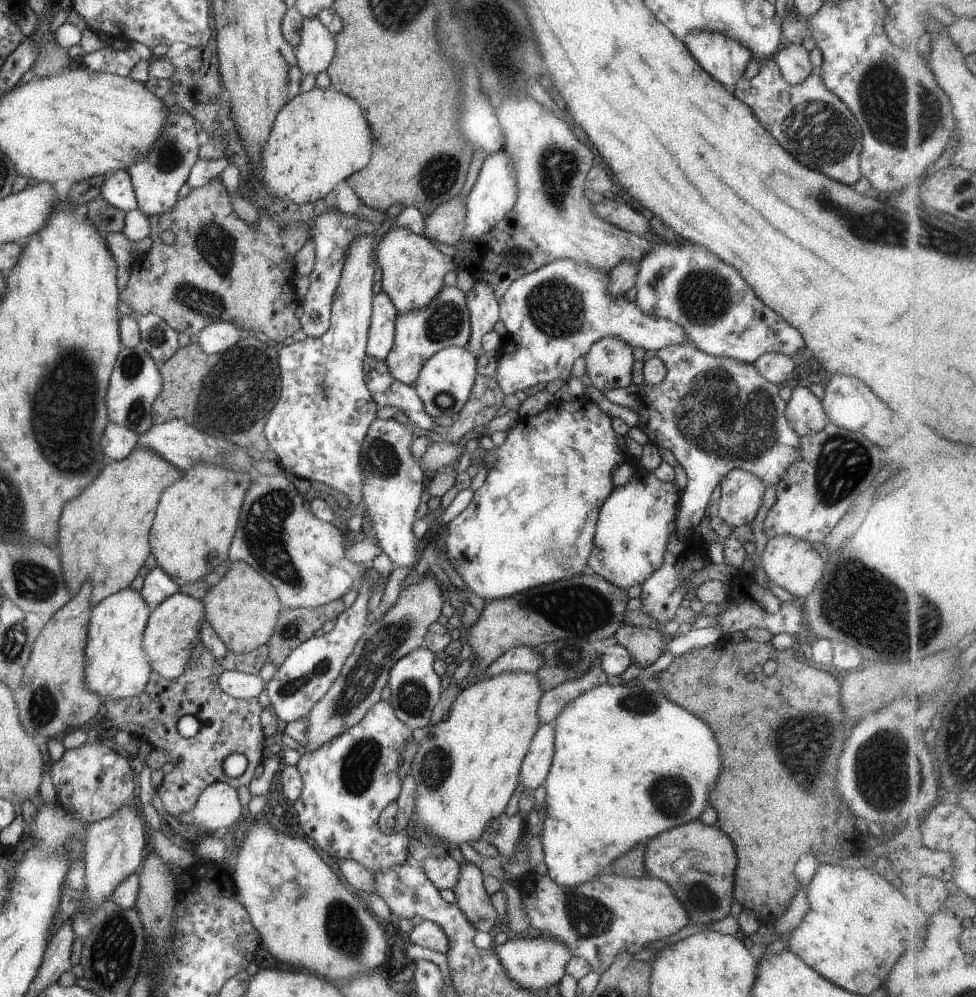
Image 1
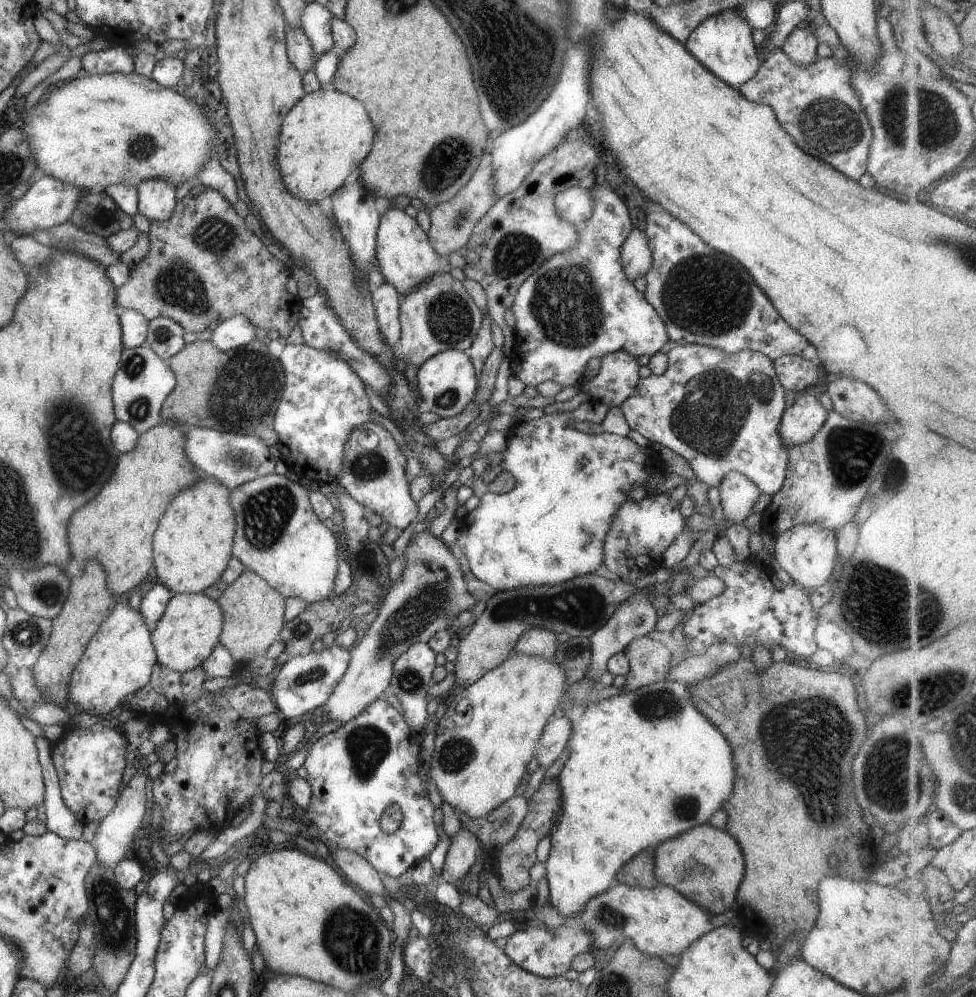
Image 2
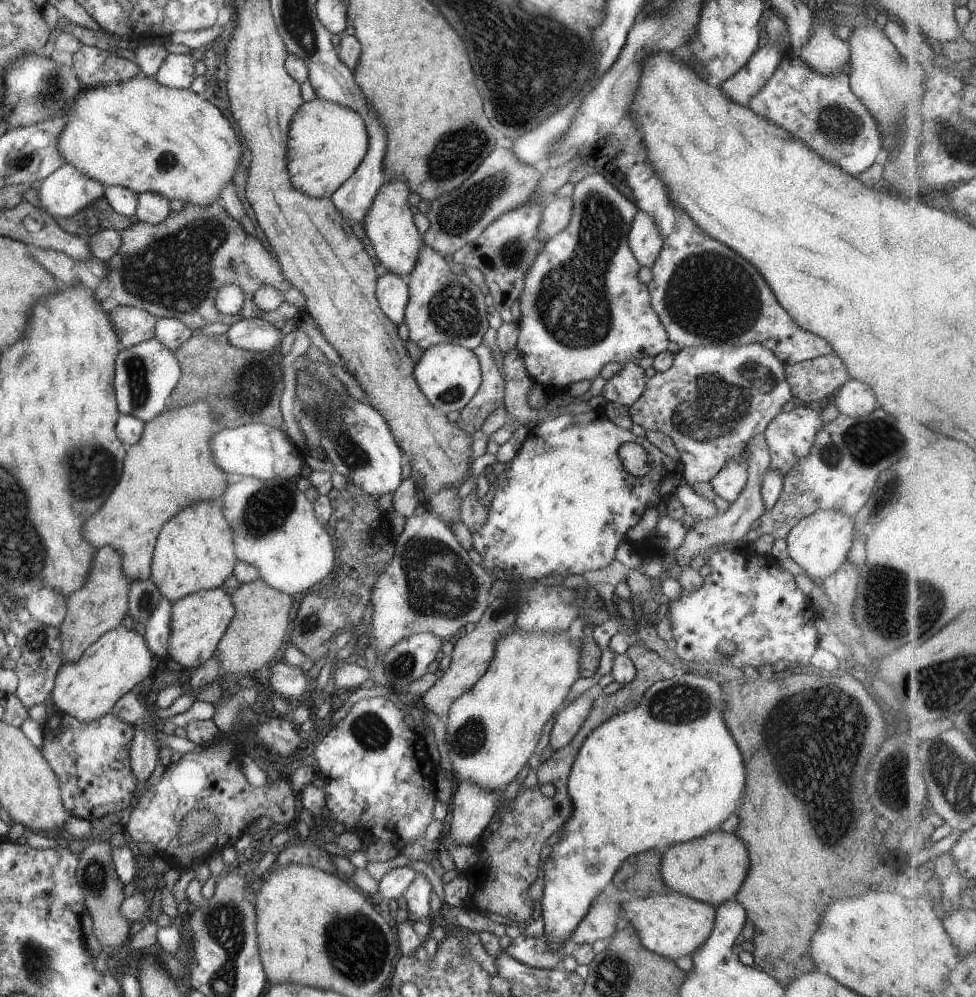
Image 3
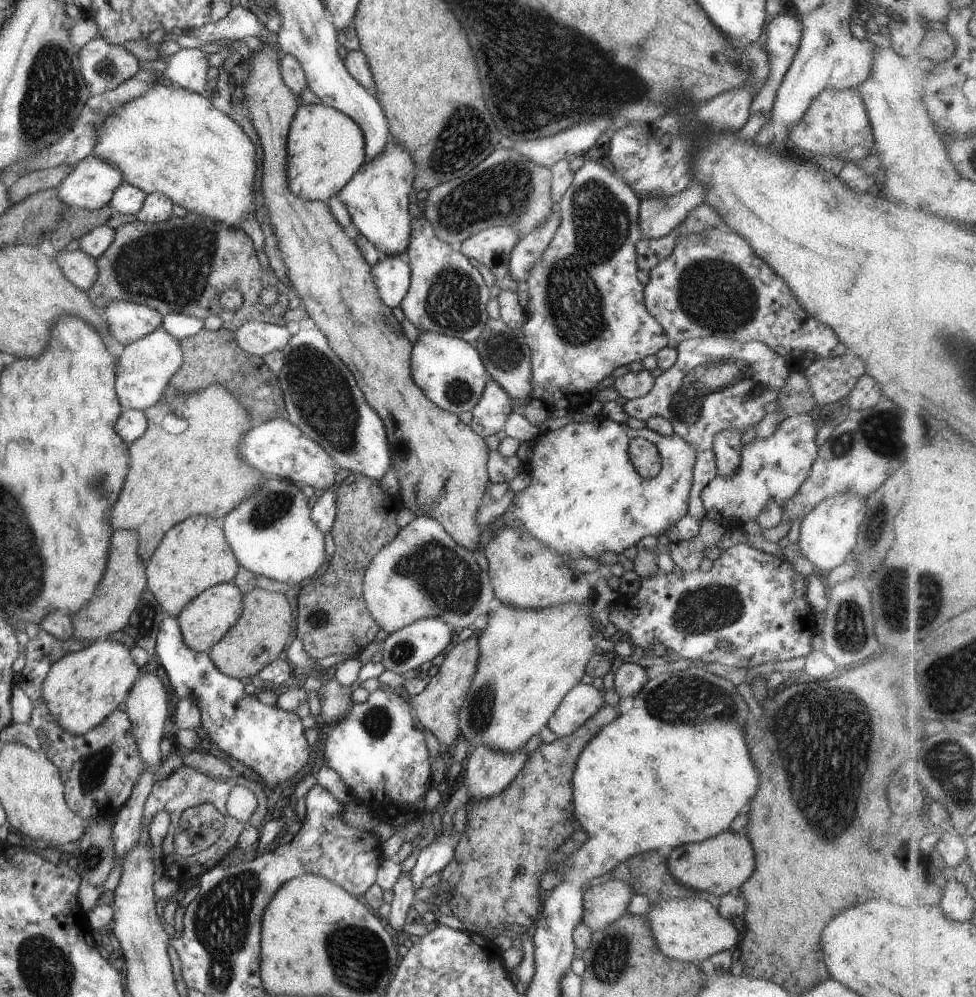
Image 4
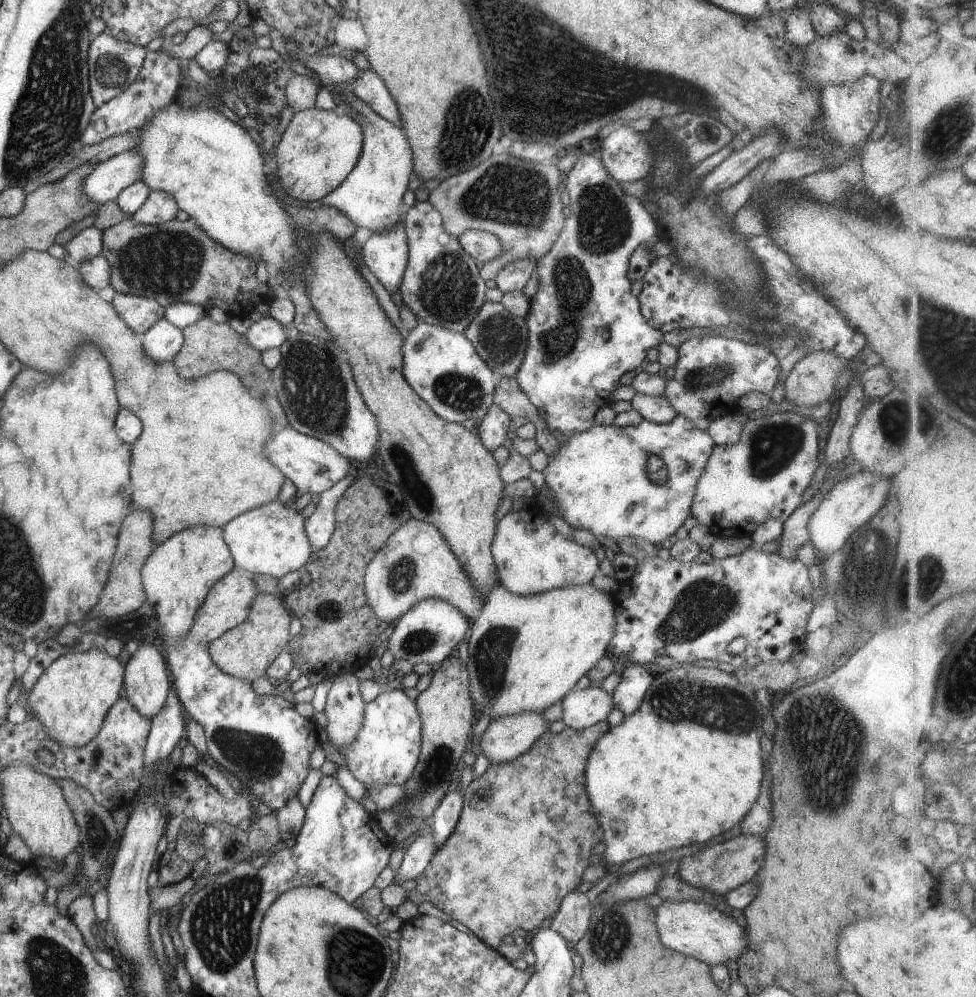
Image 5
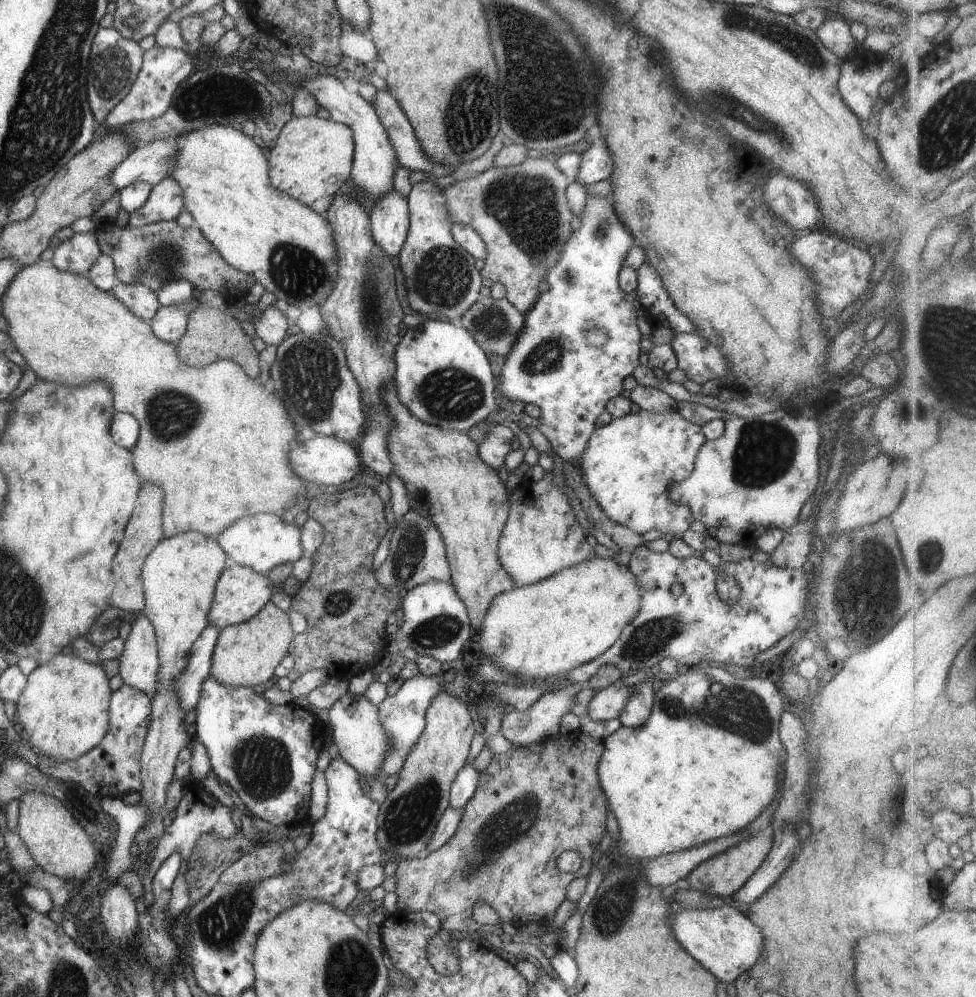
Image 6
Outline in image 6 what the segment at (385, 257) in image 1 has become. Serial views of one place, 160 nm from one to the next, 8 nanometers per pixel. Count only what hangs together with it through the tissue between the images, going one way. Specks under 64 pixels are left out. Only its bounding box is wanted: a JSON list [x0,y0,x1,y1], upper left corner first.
[295,75,399,203]

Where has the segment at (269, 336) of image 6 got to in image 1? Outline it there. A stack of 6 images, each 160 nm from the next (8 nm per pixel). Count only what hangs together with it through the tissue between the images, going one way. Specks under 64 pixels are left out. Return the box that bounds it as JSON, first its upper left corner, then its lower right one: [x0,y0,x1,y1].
[197,322,240,354]

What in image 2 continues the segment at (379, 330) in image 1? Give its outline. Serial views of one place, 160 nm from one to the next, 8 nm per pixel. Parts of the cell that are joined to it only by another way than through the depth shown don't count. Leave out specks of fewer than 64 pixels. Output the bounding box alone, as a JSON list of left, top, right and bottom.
[371,281,402,347]

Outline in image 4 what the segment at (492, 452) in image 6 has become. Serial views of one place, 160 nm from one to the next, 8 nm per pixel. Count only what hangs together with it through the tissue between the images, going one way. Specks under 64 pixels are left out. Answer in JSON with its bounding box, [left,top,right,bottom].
[470,380,513,438]

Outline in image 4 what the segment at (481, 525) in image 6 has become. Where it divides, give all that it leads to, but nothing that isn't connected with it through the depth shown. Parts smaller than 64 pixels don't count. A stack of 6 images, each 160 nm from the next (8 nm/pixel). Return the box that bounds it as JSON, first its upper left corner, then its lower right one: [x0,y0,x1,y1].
[243,42,489,553]

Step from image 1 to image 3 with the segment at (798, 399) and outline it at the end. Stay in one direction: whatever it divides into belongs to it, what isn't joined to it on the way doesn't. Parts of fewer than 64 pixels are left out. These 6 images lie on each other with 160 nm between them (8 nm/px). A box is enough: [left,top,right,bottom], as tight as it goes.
[762,404,821,478]

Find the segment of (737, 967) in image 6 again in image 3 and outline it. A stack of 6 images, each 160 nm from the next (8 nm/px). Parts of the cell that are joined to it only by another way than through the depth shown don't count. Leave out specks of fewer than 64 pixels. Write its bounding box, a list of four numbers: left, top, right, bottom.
[620,892,715,959]

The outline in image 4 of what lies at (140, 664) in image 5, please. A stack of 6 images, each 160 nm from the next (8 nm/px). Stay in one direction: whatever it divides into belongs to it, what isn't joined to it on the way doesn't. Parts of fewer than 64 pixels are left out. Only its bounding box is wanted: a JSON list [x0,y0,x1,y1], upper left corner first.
[122,673,170,767]

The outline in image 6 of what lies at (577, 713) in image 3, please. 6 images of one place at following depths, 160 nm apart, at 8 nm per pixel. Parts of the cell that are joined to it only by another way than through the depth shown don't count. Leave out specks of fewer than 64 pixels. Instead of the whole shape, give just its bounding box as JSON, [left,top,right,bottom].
[587,679,632,721]

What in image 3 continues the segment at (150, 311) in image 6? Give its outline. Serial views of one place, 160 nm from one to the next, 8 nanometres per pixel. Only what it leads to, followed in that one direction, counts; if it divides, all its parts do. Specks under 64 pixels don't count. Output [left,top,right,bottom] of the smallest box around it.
[107,304,157,350]

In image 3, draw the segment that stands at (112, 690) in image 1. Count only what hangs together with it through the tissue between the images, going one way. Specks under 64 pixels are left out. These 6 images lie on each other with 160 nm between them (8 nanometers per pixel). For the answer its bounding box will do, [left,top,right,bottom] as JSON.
[50,625,156,722]

